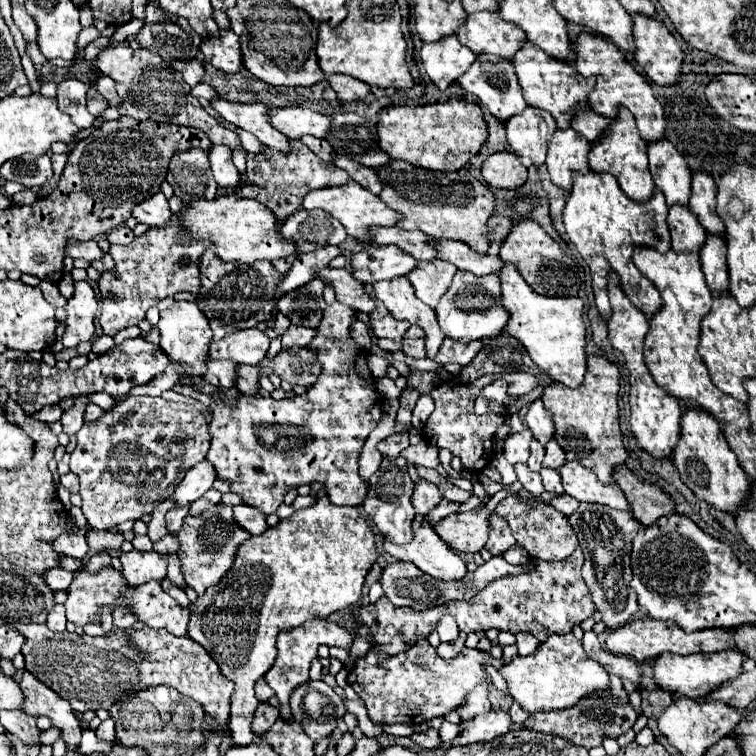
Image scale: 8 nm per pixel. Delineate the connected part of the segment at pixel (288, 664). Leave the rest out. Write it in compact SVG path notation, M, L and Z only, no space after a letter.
M319 618L309 620L301 628L279 634L279 638L277 638L279 656L277 656L275 664L271 666L271 670L265 674L265 680L275 690L275 696L279 698L279 704L281 704L279 712L281 712L283 720L293 720L293 714L291 714L291 708L289 708L289 698L291 698L291 694L293 694L293 690L297 686L301 686L301 684L305 684L309 680L309 668L311 668L313 658L317 656L317 646L321 646L321 644L349 648L351 646L351 634L347 630L343 630L341 626L337 626L335 622L319 620Z

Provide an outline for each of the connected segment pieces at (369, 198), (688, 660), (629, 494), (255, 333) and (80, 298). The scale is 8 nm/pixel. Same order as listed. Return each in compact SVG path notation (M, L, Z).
M353 180L343 184L343 186L311 190L307 194L307 198L303 200L303 208L305 210L315 210L315 208L325 210L333 218L337 218L345 226L347 234L353 236L353 238L365 238L367 236L367 228L371 228L371 226L395 226L401 220L401 214L391 210L385 202L381 202L379 196L371 194L363 186L355 186Z
M723 650L715 654L689 654L689 656L661 654L659 658L655 658L655 664L653 664L653 680L655 680L655 686L661 690L697 700L707 696L725 680L735 678L741 672L741 664L743 664L743 654L739 650Z
M643 480L615 484L623 490L635 520L639 520L643 526L651 526L663 514L671 514L675 510L673 498L653 484L647 484Z
M257 328L239 330L235 334L221 338L219 342L211 342L209 358L213 360L227 358L241 364L259 364L265 358L267 348L269 348L269 336L263 334L261 330Z
M75 281L75 294L65 306L65 334L63 346L73 348L79 342L91 340L95 334L95 312L97 312L97 298L89 282Z

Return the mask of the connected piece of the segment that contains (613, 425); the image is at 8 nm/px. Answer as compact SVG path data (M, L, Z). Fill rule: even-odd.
M587 356L587 372L579 388L571 390L559 382L551 382L543 390L543 404L553 412L555 434L553 438L565 450L567 460L577 460L597 474L601 482L613 484L611 470L615 462L627 460L627 450L623 448L623 438L619 430L619 368L605 356Z

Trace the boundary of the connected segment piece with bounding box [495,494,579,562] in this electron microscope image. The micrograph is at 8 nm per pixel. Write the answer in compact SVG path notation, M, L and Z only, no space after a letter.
M507 496L501 500L495 508L503 518L509 522L509 528L521 548L527 550L527 554L535 560L545 560L545 562L555 562L567 558L577 546L577 536L575 530L569 526L567 516L557 512L553 506L545 502L519 502L517 496Z

